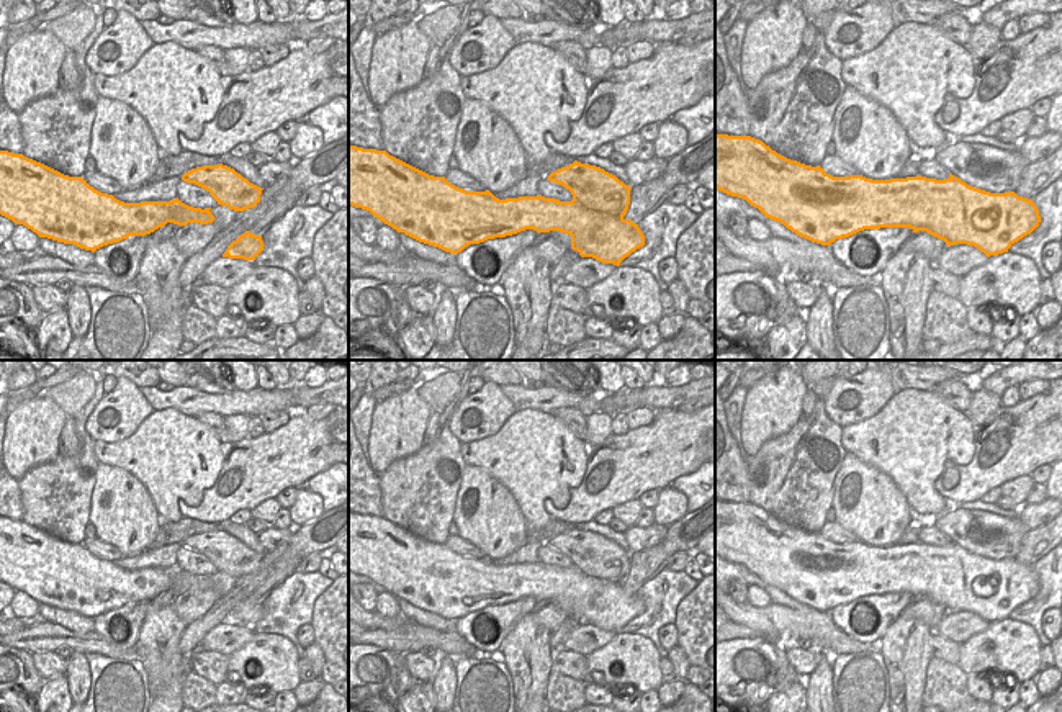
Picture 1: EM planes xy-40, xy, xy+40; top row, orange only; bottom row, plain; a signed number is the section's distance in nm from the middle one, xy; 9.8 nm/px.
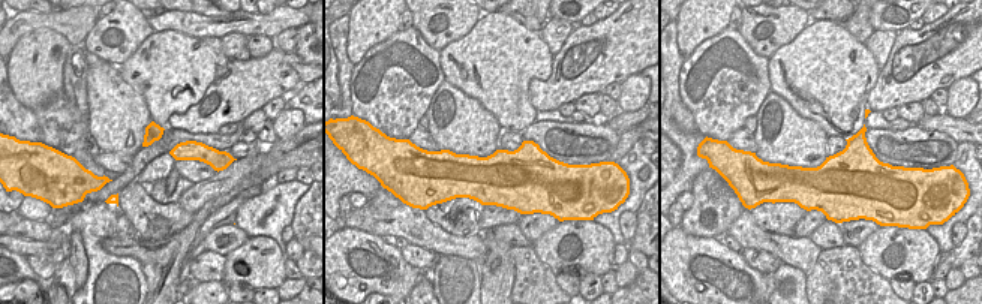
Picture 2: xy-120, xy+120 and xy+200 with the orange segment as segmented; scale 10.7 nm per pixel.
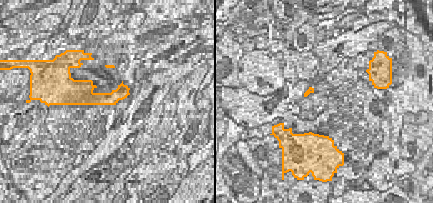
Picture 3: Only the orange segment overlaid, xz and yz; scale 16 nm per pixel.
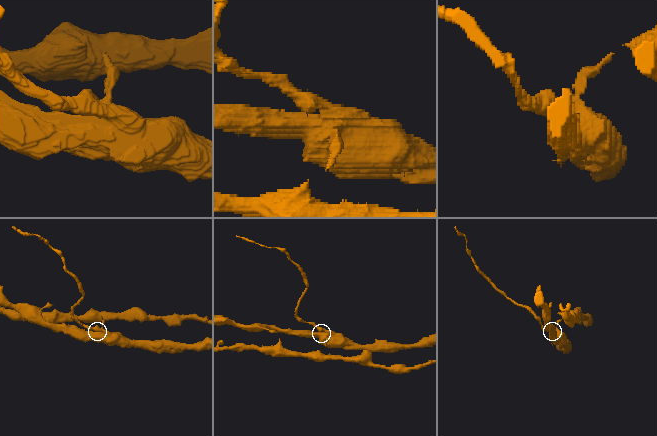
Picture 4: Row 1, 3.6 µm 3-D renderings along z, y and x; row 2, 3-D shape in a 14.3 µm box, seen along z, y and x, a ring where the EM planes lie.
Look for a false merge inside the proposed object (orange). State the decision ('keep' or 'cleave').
cleave

